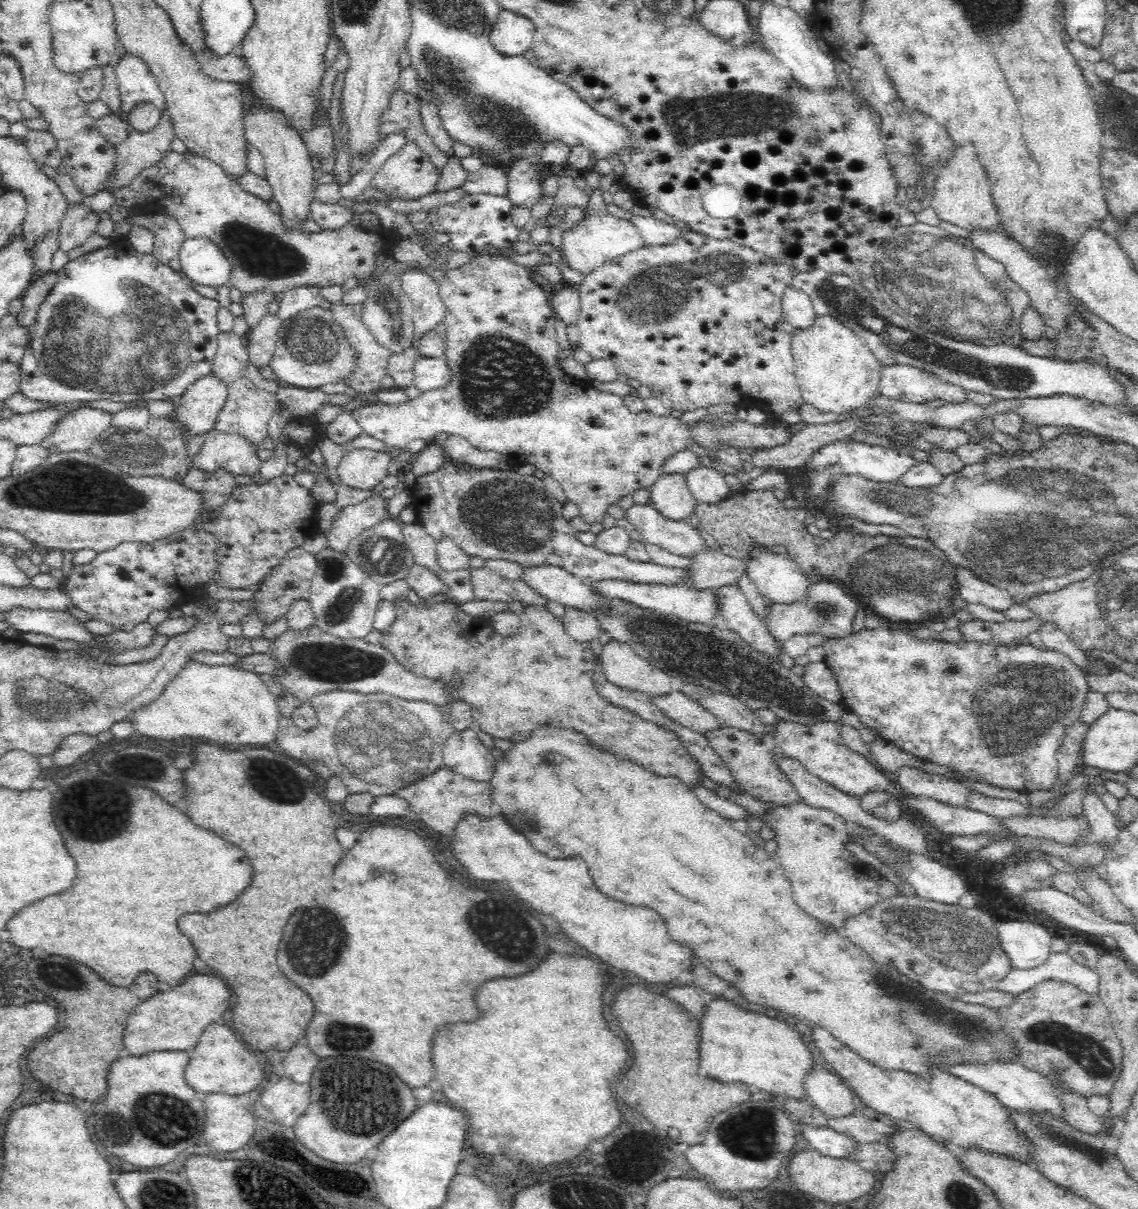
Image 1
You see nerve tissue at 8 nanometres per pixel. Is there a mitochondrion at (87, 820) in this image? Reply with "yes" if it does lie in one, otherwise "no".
yes

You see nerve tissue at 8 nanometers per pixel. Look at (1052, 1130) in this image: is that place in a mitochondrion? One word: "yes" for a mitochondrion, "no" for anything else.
yes

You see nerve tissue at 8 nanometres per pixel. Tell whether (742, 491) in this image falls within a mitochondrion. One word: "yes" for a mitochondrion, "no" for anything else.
no

